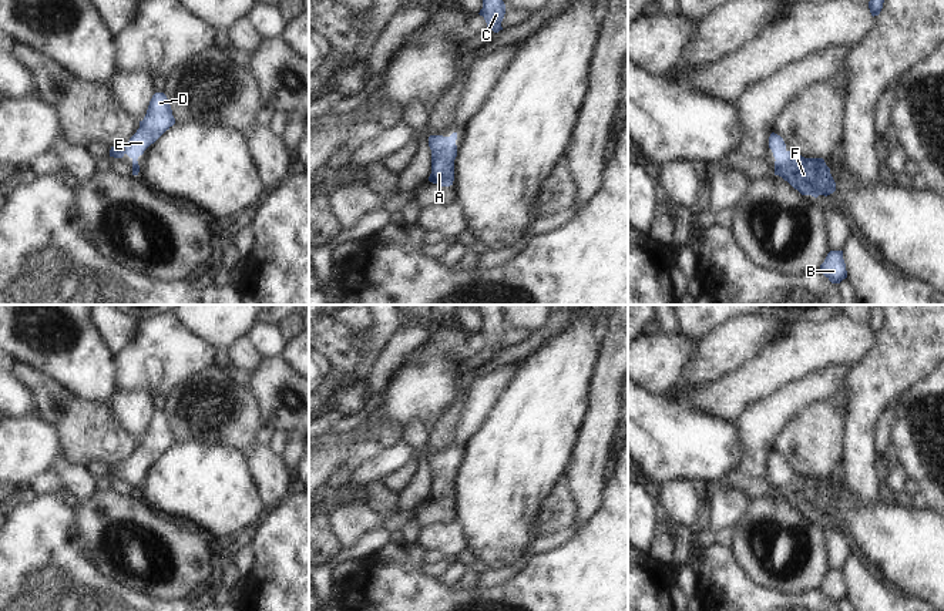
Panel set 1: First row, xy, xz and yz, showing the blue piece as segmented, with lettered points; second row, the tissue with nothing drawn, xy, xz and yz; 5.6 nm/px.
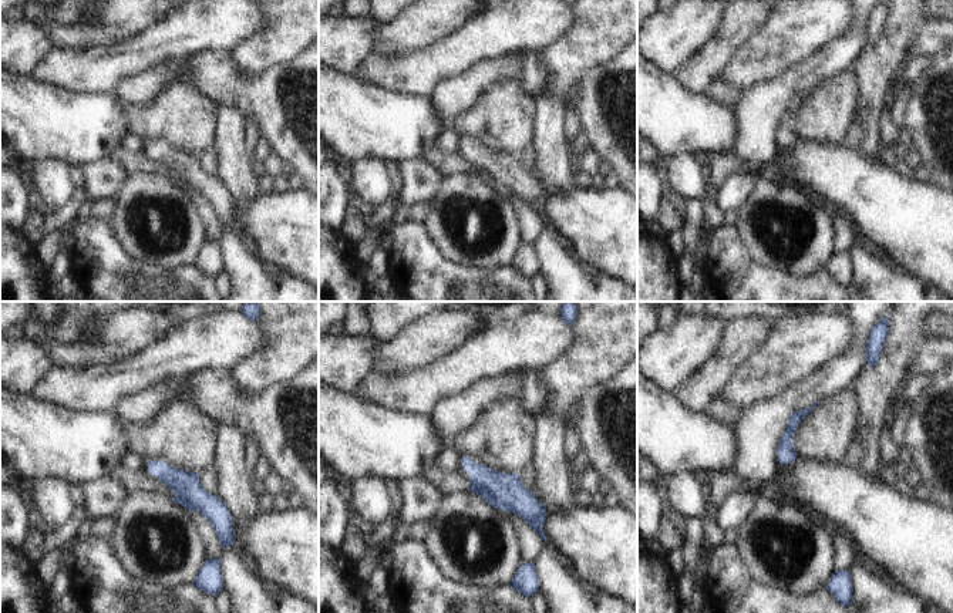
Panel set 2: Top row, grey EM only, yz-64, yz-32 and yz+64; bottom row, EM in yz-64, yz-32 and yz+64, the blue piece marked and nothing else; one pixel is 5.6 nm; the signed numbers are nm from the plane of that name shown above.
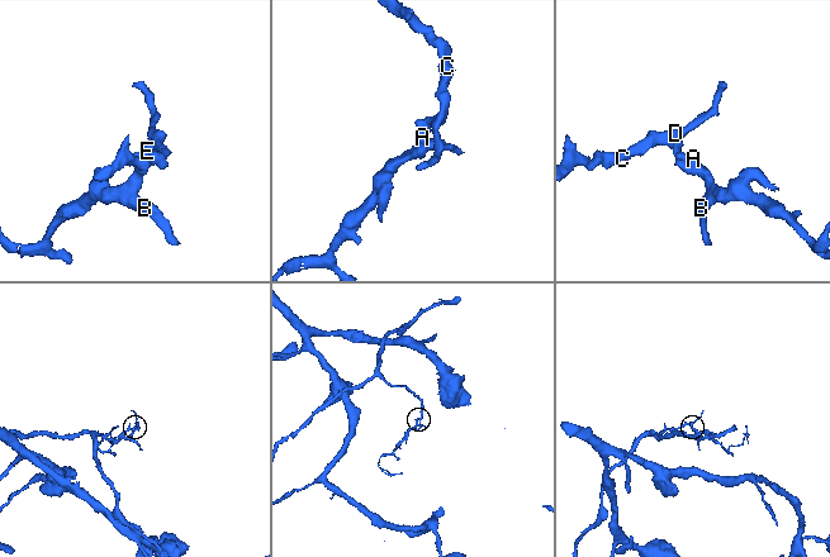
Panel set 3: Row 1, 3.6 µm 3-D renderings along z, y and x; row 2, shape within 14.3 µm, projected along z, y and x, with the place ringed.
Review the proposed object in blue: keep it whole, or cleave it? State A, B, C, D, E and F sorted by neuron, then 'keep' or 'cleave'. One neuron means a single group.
A B C D E F | keep

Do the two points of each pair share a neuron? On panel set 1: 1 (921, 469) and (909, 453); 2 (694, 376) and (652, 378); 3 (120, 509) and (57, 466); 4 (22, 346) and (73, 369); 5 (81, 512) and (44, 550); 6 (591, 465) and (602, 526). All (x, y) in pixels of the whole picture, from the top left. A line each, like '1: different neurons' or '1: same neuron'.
1: same neuron
2: different neurons
3: different neurons
4: same neuron
5: different neurons
6: different neurons

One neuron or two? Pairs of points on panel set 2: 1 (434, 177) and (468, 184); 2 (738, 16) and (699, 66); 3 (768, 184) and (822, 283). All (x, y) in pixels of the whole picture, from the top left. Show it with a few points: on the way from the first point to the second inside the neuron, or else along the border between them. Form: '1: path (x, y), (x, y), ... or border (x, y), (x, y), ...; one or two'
1: border (444, 178), (437, 192), (428, 201); two
2: path (736, 29), (711, 53); one
3: border (825, 268), (810, 276), (792, 276), (783, 272); two

